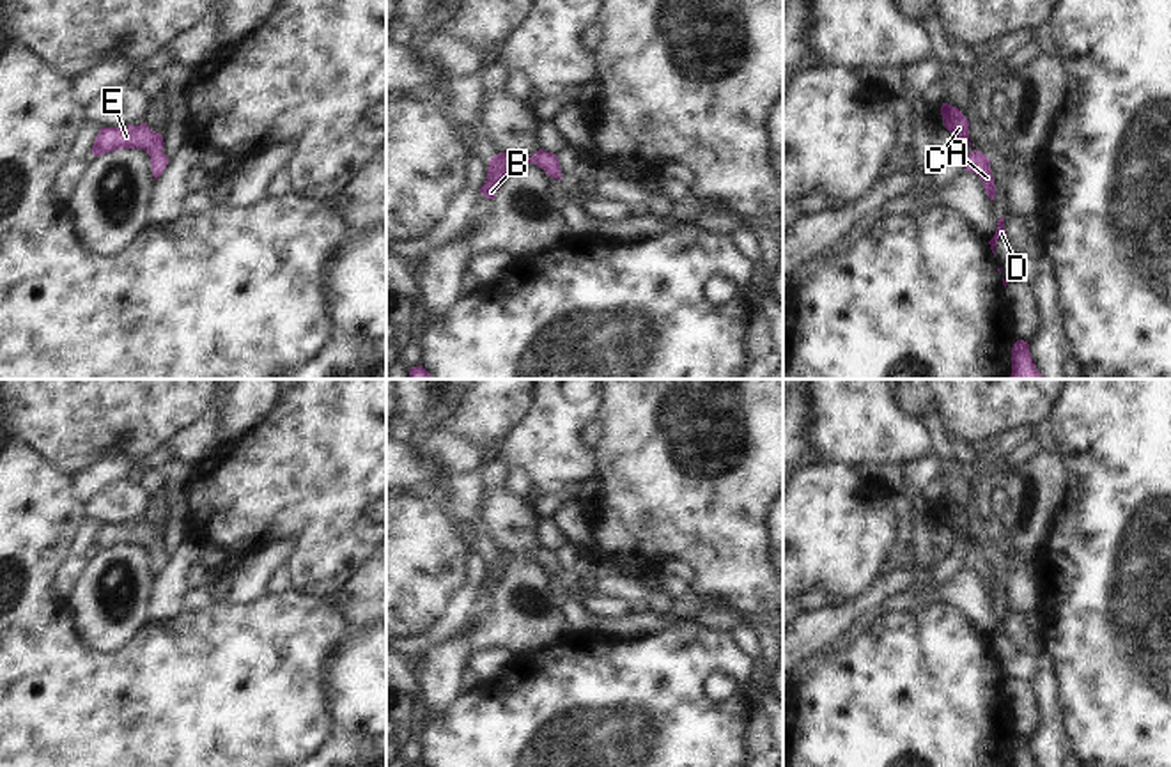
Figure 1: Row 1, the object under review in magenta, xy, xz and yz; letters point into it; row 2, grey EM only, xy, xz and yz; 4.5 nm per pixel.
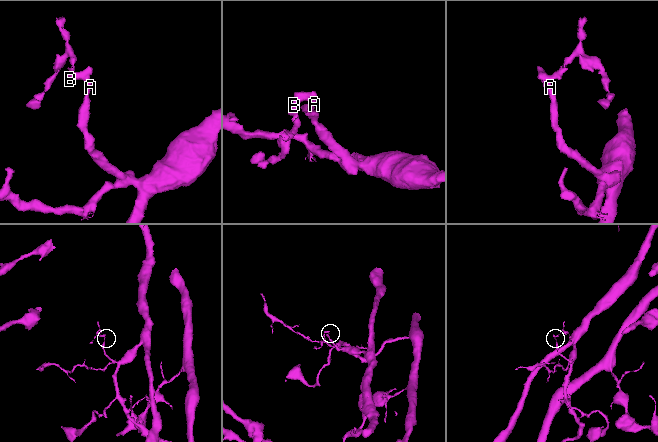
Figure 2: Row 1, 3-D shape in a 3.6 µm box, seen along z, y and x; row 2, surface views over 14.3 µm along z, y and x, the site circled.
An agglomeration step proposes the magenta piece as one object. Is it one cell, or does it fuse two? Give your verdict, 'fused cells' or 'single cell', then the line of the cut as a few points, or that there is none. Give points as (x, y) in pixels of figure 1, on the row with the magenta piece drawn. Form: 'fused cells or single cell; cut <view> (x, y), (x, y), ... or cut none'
single cell; cut none

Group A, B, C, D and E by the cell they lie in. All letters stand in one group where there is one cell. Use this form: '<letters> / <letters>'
A B C D E

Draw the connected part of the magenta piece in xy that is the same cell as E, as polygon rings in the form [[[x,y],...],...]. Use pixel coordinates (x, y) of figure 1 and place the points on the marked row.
[[[145,122],[126,128],[101,128],[92,145],[92,156],[119,149],[143,149],[151,156],[151,170],[156,181],[168,165],[163,145],[163,135],[152,131]]]

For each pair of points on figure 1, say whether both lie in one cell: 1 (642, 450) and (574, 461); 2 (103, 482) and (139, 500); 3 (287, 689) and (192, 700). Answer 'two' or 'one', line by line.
1: two
2: two
3: one

